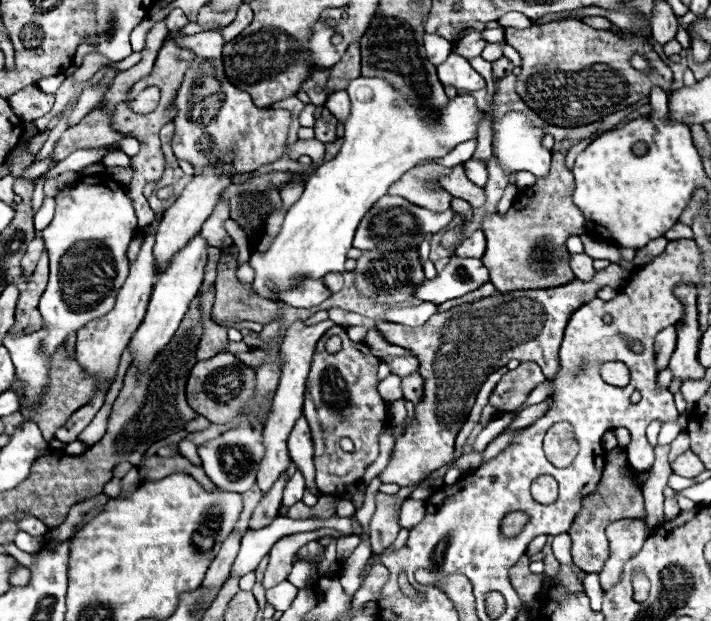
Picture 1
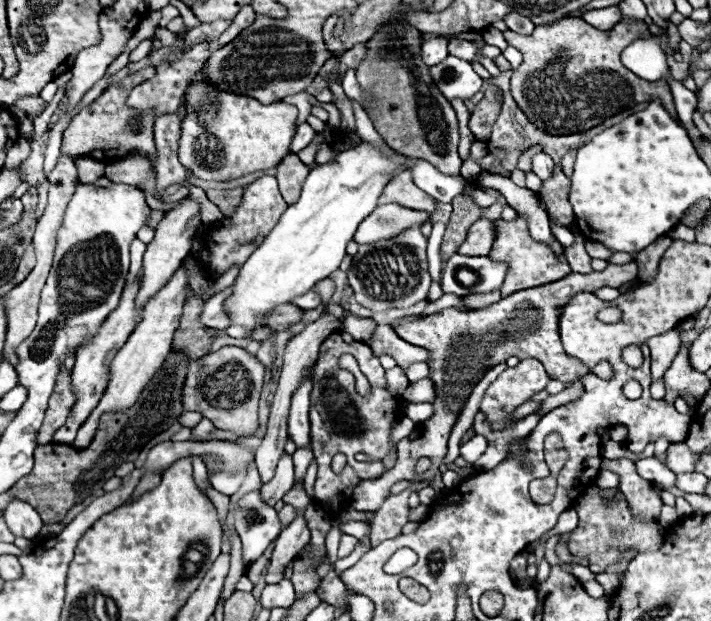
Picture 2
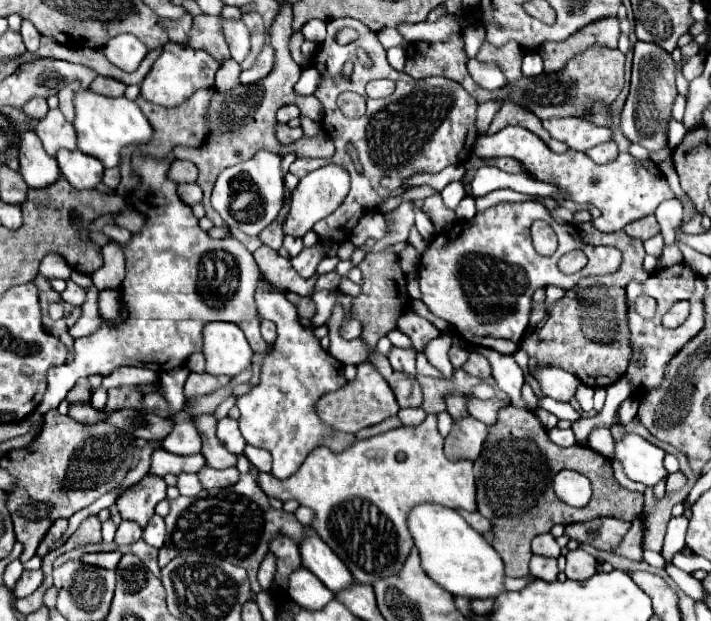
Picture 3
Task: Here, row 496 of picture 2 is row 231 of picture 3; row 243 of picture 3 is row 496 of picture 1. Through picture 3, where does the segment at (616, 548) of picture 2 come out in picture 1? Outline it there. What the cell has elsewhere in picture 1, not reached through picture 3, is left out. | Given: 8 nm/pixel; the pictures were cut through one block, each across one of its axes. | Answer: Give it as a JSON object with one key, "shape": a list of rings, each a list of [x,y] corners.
{"shape":[[[619,446],[606,454],[606,466],[602,482],[598,484],[598,492],[592,496],[584,496],[580,516],[574,520],[572,528],[568,530],[572,538],[572,558],[576,566],[580,566],[584,572],[598,574],[604,566],[604,562],[610,556],[610,544],[608,538],[604,538],[604,530],[610,522],[622,520],[622,518],[634,518],[646,524],[646,510],[644,510],[644,498],[638,486],[632,482],[630,474],[625,471],[628,467],[627,453]]]}

